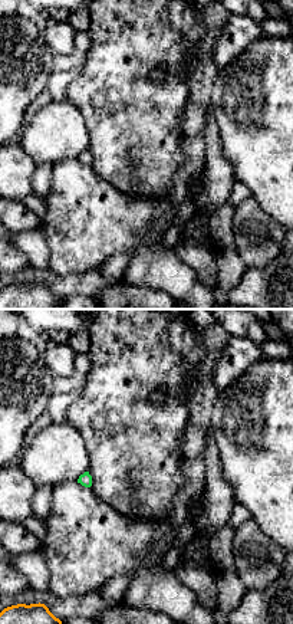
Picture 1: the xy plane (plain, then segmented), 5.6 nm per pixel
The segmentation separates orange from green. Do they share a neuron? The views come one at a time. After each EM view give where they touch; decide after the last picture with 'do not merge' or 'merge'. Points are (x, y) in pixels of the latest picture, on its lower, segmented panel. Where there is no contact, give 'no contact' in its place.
no contact

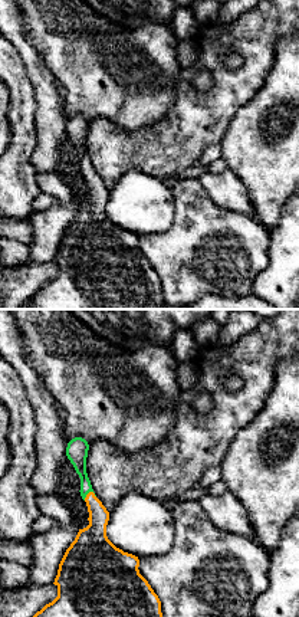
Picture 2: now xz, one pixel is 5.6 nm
(88, 494)

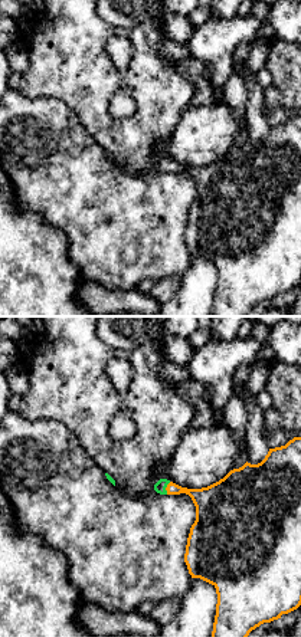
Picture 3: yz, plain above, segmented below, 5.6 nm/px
(166, 488)

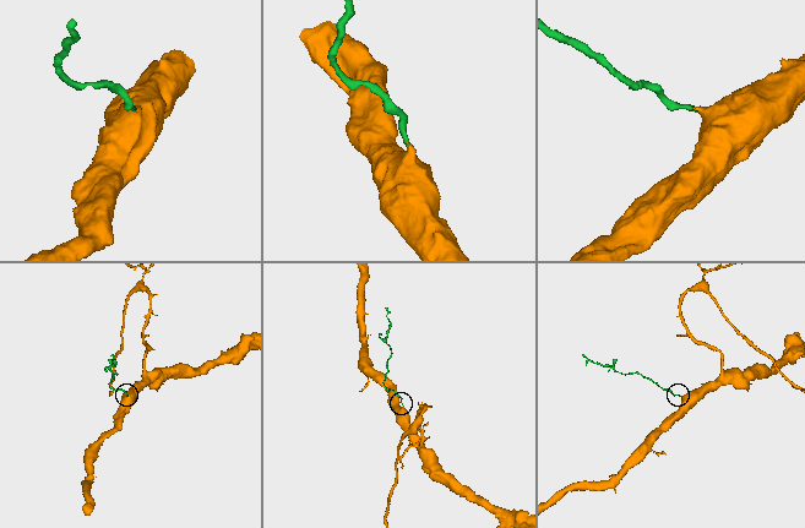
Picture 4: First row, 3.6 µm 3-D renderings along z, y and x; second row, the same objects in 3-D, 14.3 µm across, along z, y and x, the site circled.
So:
merge

